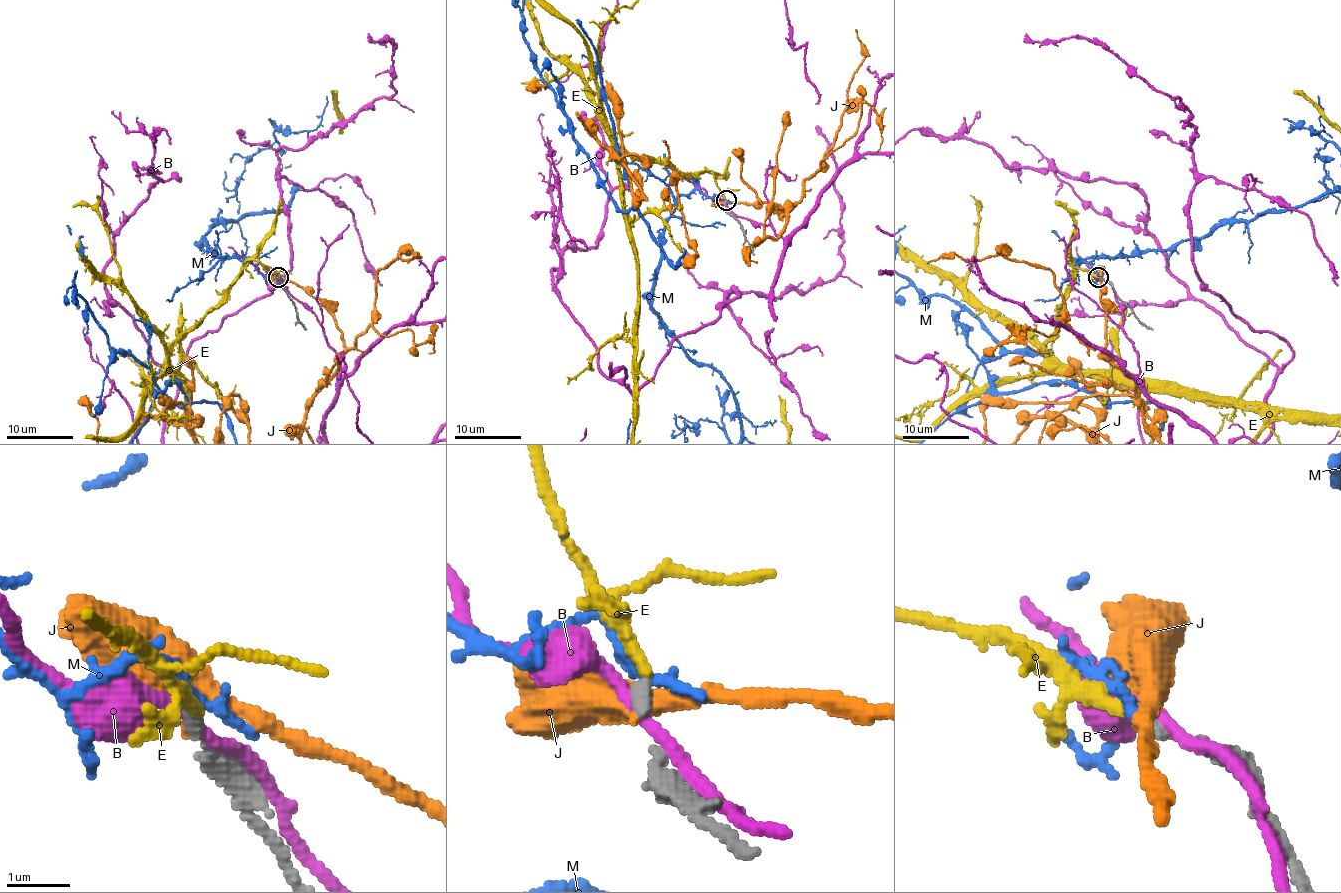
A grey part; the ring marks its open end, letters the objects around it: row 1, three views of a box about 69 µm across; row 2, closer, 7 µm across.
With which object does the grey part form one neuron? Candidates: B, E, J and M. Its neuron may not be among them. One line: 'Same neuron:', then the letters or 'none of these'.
Same neuron: E

